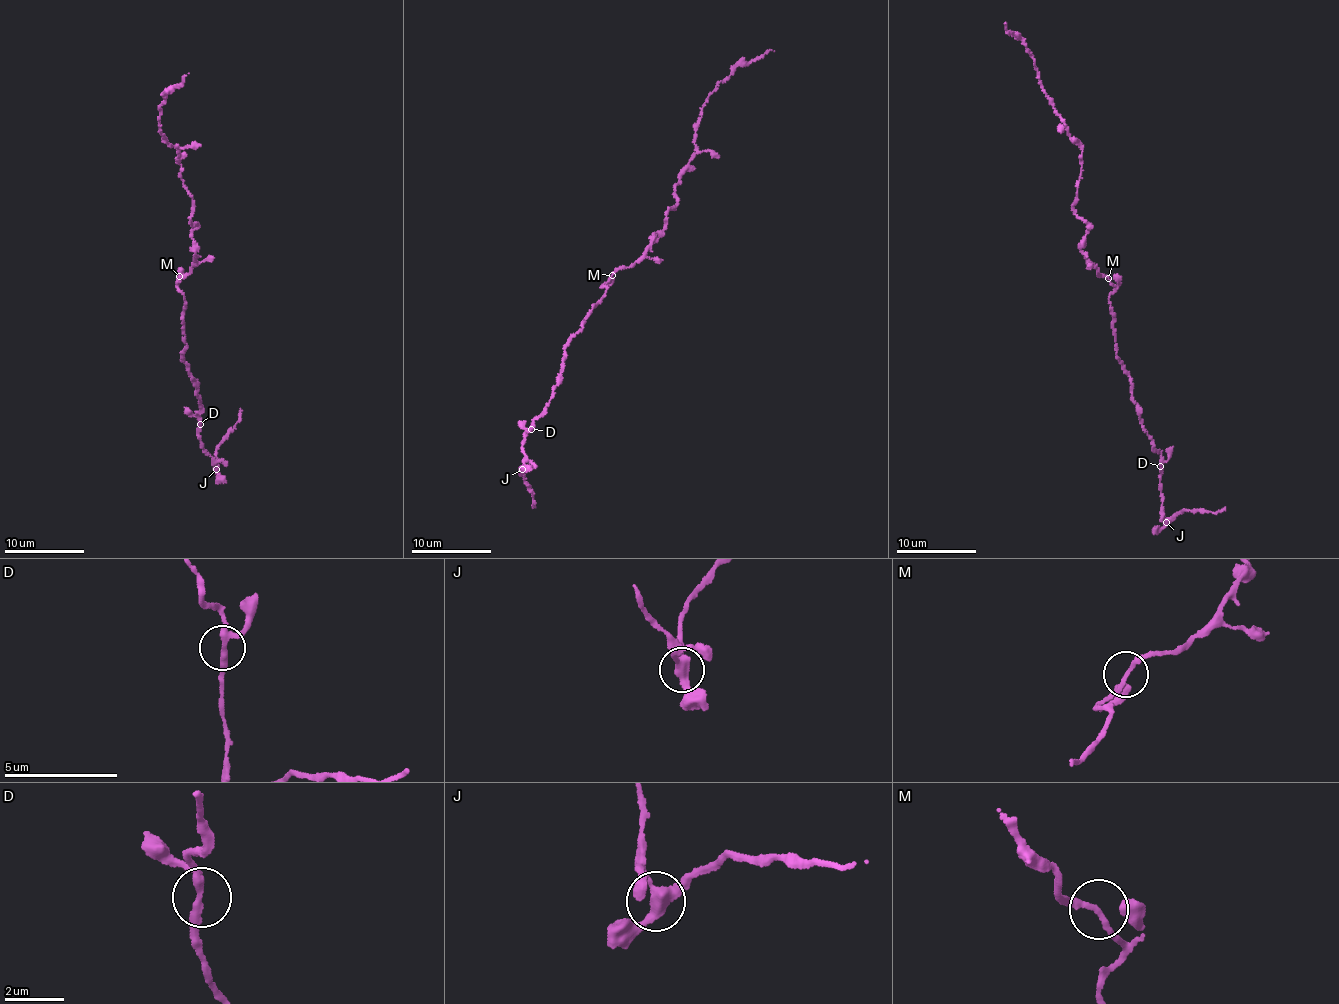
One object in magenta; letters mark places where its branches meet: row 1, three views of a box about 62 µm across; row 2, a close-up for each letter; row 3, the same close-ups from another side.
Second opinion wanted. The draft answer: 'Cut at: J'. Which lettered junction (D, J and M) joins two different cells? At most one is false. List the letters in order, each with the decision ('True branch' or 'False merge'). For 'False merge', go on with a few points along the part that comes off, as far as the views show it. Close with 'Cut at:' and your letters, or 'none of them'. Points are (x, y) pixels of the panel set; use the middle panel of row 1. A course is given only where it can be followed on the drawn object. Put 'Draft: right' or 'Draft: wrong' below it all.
D: True branch
J: False merge. Course of the part to remove: (521, 470), (534, 506)
M: True branch
Cut at: J
Draft: right

